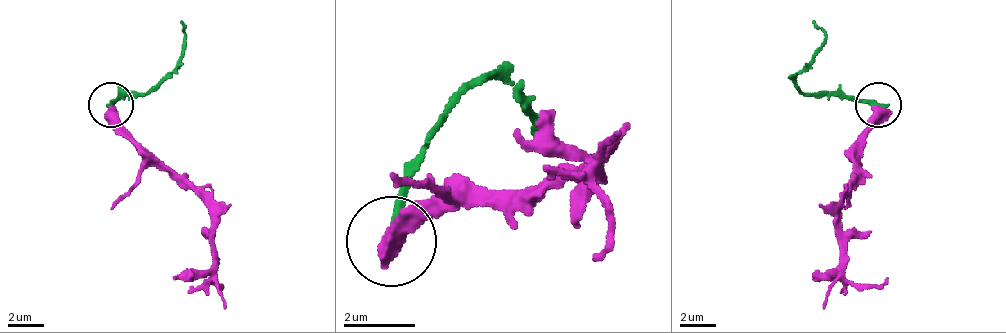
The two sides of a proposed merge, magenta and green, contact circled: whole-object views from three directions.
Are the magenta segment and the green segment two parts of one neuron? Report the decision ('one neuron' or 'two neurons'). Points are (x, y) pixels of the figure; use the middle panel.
one neuron

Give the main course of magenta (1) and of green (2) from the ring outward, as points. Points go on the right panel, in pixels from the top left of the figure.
1: (877, 103), (877, 121), (859, 149), (859, 180), (841, 217), (841, 271), (863, 285), (881, 285), (886, 276)
2: (877, 103), (836, 94), (804, 94), (795, 85), (822, 44), (813, 22)

